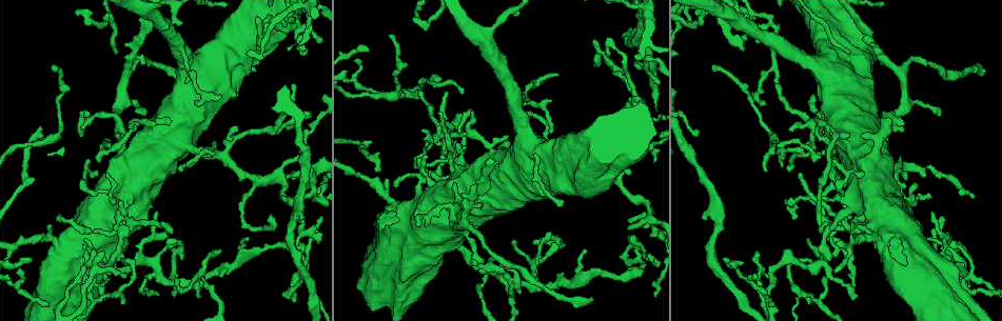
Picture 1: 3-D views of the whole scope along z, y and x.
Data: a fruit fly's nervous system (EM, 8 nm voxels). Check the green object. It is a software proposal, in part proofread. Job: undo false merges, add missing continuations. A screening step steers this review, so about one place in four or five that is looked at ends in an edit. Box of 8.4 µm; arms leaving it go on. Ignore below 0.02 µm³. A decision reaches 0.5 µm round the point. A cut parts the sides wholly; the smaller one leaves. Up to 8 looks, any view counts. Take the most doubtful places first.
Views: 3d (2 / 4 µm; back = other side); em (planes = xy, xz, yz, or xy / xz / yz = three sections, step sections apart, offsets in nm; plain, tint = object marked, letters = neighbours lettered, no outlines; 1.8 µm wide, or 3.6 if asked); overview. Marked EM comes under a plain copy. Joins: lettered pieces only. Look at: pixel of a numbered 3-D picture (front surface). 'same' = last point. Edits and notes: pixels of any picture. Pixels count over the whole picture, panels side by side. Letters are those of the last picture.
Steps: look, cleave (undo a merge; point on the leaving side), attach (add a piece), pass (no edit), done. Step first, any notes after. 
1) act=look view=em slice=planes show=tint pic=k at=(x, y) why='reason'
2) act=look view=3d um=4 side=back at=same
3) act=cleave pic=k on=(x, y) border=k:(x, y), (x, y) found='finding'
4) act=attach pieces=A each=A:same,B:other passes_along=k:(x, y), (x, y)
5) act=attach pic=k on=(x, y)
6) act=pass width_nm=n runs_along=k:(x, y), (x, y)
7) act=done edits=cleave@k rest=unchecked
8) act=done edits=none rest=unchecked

act=look view=em um=3.6 slice=xz step=8 show=letters pic=1 at=(460, 197) why='sudden change in width'

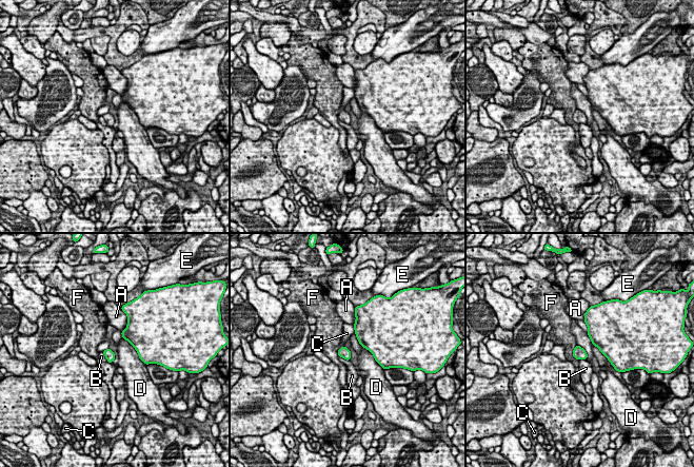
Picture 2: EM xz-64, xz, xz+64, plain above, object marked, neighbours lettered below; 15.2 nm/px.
act=look view=em um=3.6 slice=planes show=letters at=same

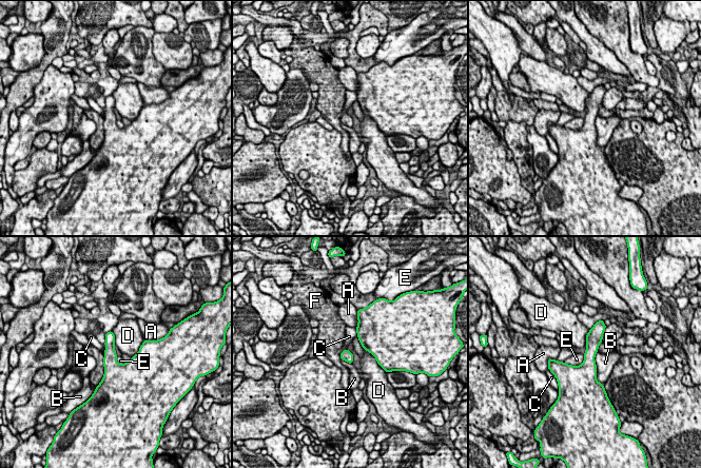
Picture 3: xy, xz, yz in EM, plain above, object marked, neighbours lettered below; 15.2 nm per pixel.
act=pass width_nm=170 each=A:other,B:other,C:other,D:other,E:other,F:other border=3:(584, 354), (579, 365), (562, 362) found='all the same neuron'

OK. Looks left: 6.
act=look view=em slice=xz step=4 show=tint pic=1 at=(826, 247) why='four or more arms meet'

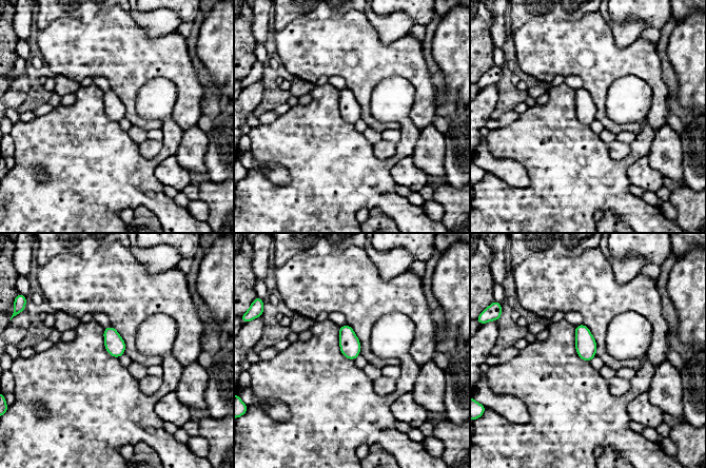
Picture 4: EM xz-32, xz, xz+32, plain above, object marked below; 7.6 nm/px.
act=look view=em slice=planes show=letters at=same

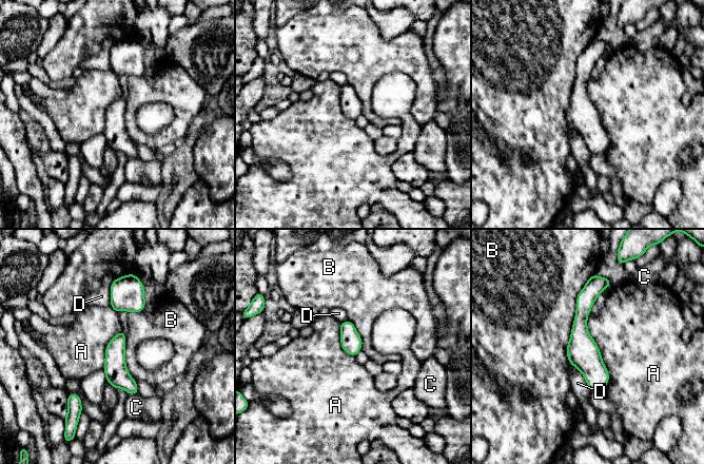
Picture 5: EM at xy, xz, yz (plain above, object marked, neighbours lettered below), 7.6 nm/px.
act=pass each=A:other,B:other,C:other,D:other border=5:(589, 312), (604, 389) found='one neuron here'

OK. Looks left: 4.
act=look view=3d um=2 side=back pic=1 at=(905, 178) why='branch stops here'

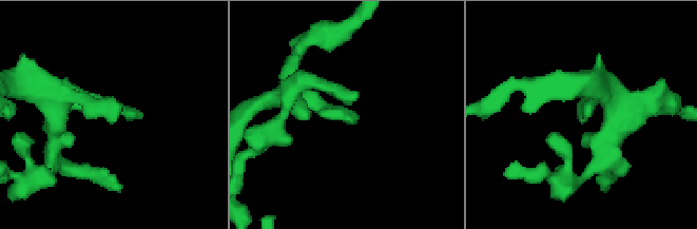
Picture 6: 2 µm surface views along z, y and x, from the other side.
act=look view=em slice=xy step=4 show=letters pic=6 at=(583, 119)

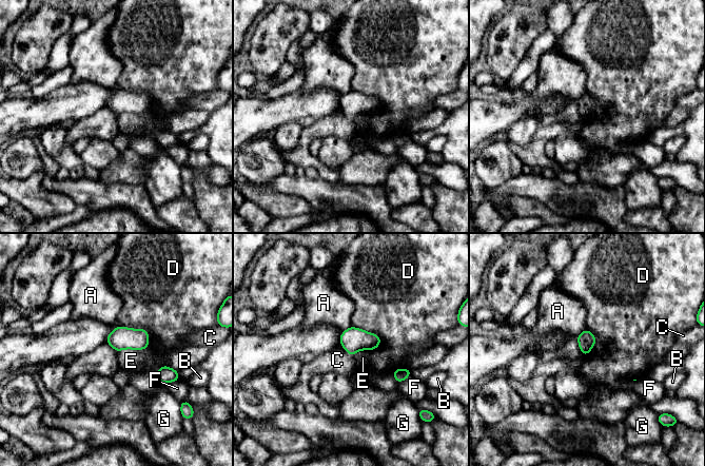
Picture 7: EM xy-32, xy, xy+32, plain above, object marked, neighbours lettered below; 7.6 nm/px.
act=pass width_nm=130 each=A:other,B:other,C:other,D:other,E:other,F:other,G:other border=7:(340, 344), (351, 356) found='no lettered piece goes on from it'

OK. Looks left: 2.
act=done edits=none rest=unchecked

